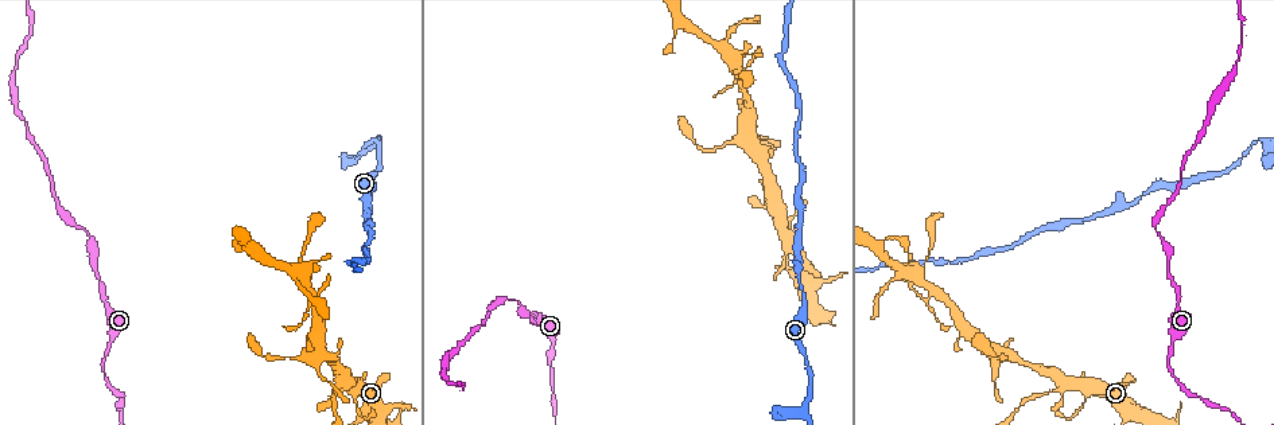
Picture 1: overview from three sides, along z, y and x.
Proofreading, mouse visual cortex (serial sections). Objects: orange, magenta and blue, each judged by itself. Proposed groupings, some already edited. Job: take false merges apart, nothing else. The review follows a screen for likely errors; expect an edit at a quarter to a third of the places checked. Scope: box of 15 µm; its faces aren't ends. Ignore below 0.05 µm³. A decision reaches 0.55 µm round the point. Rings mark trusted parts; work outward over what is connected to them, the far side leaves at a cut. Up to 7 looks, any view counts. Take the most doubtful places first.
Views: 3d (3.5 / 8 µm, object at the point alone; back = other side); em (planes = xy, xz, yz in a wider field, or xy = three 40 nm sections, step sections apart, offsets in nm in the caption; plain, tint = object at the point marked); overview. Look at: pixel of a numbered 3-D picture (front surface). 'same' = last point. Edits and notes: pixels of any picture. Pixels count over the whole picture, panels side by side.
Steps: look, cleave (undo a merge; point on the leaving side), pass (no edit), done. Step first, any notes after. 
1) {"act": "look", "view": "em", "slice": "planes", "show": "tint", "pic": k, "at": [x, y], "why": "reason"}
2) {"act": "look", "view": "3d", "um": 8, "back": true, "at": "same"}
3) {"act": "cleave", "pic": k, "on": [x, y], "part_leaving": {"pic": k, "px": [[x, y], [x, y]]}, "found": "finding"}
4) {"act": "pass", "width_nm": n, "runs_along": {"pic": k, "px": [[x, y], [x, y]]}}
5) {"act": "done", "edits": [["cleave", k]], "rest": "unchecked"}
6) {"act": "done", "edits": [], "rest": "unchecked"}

{"act": "look", "view": "3d", "um": 3.5, "pic": 1, "at": [342, 388], "why": "three arms meet"}

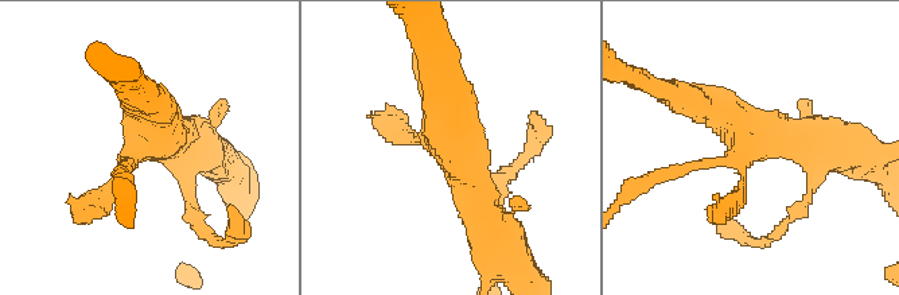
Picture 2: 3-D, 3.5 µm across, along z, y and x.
{"act": "look", "view": "em", "slice": "xy", "step": 3, "show": "tint", "pic": 2, "at": [143, 150], "why": "shape alone is not enough"}

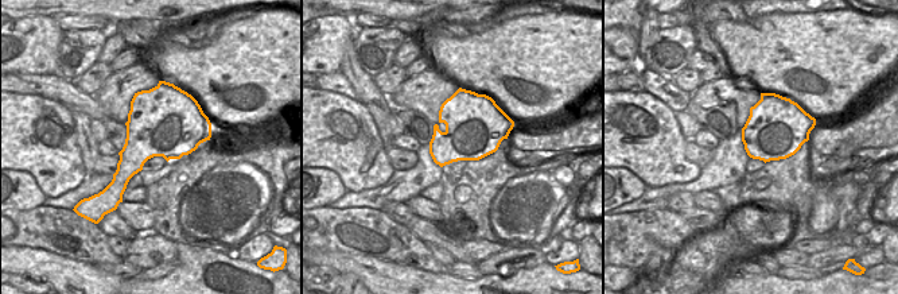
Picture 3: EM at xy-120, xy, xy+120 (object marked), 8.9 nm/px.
{"act": "pass", "width_nm": 600, "runs_along": {"pic": 2, "px": [[835, 146], [755, 138], [680, 96]]}, "found": "one cell here"}

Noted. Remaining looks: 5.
{"act": "look", "view": "3d", "um": 3.5, "pic": 1, "at": [919, 270]}

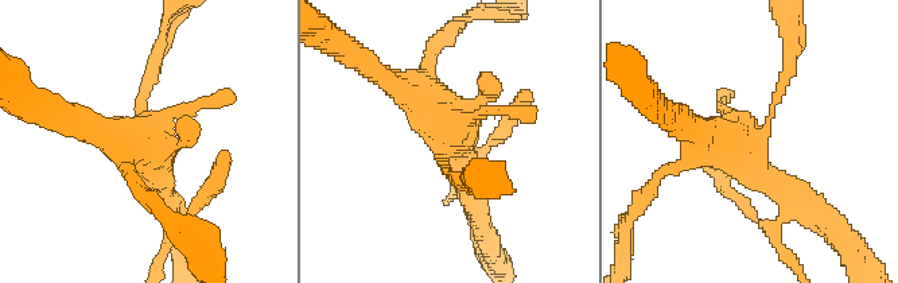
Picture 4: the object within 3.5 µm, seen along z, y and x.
{"act": "look", "view": "em", "slice": "xy", "step": 2, "show": "tint", "pic": 4, "at": [444, 151], "why": "need the tissue"}

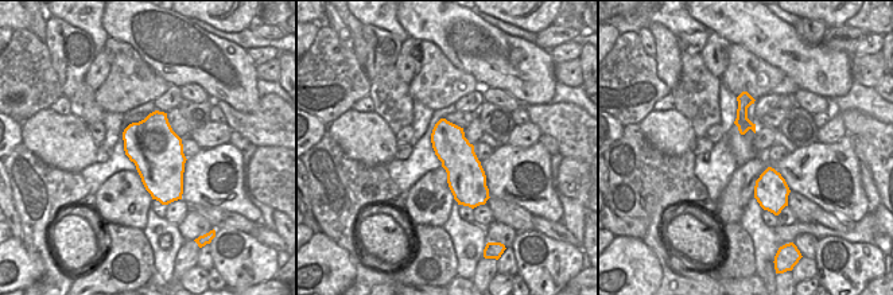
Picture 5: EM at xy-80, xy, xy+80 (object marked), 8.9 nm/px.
{"act": "pass", "runs_along": {"pic": 4, "px": [[473, 197], [451, 128], [385, 80]]}, "found": "all the same cell"}

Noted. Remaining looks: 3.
{"act": "look", "view": "3d", "um": 3.5, "pic": 1, "at": [1261, 139], "why": "a fork"}

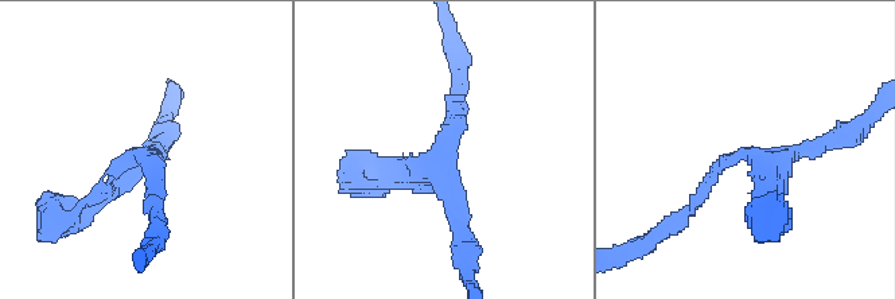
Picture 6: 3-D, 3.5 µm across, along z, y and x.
{"act": "look", "view": "em", "slice": "xy", "step": 5, "show": "tint", "pic": 6, "at": [751, 159], "why": "now the EM"}

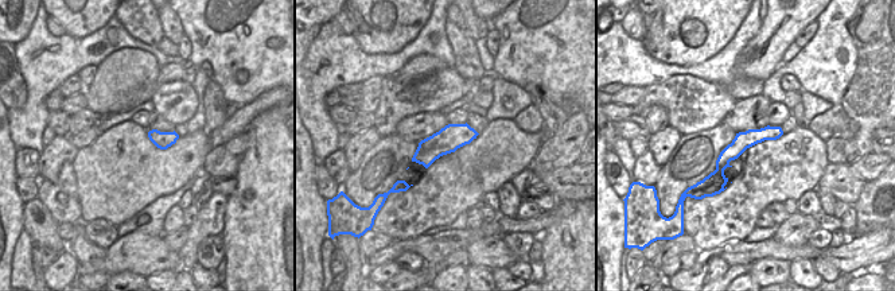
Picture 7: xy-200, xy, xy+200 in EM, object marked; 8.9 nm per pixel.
{"act": "look", "view": "em", "slice": "xy", "step": 3, "show": "tint", "at": "same", "why": "another direction"}

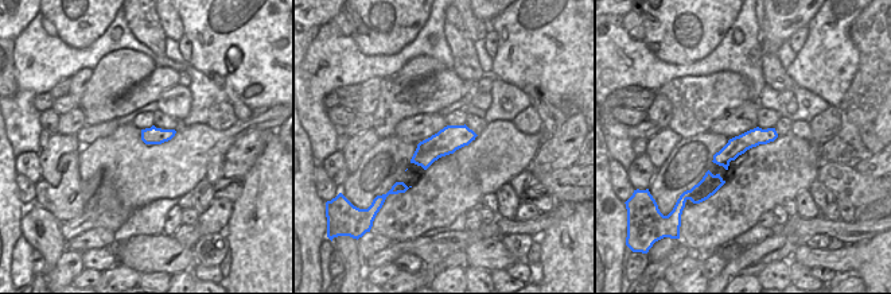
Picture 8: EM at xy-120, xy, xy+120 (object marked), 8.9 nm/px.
{"act": "pass", "arms": 3, "runs_along": {"pic": 8, "px": [[773, 134], [751, 138], [716, 159]]}, "found": "all the same cell"}

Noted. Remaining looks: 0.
{"act": "done", "edits": [], "rest": "unchecked"}

